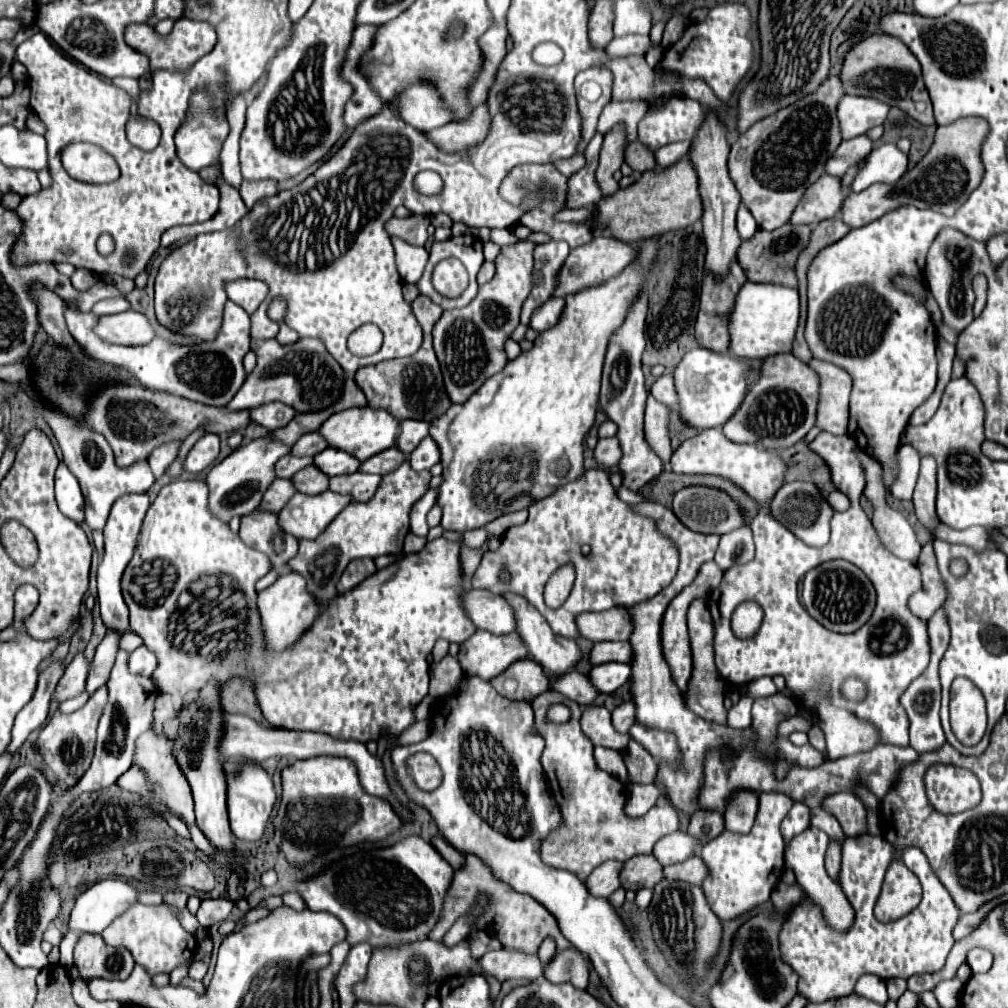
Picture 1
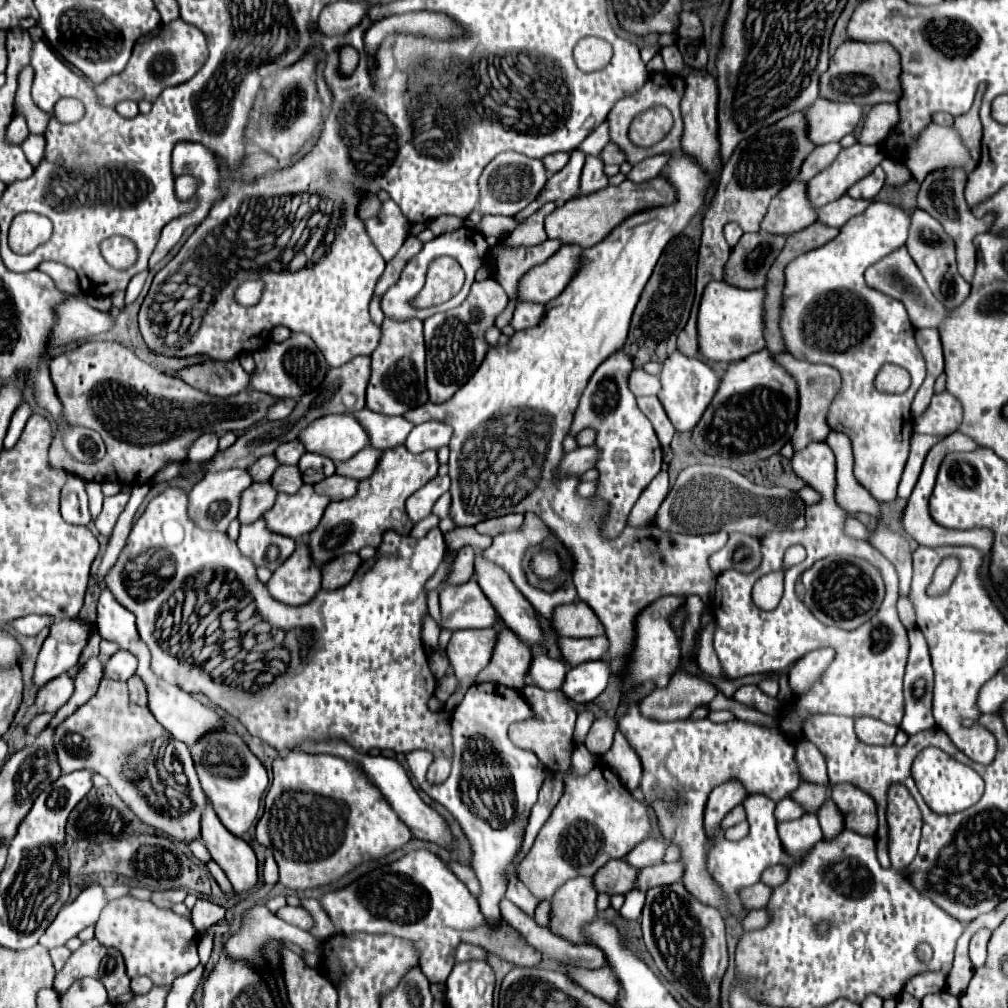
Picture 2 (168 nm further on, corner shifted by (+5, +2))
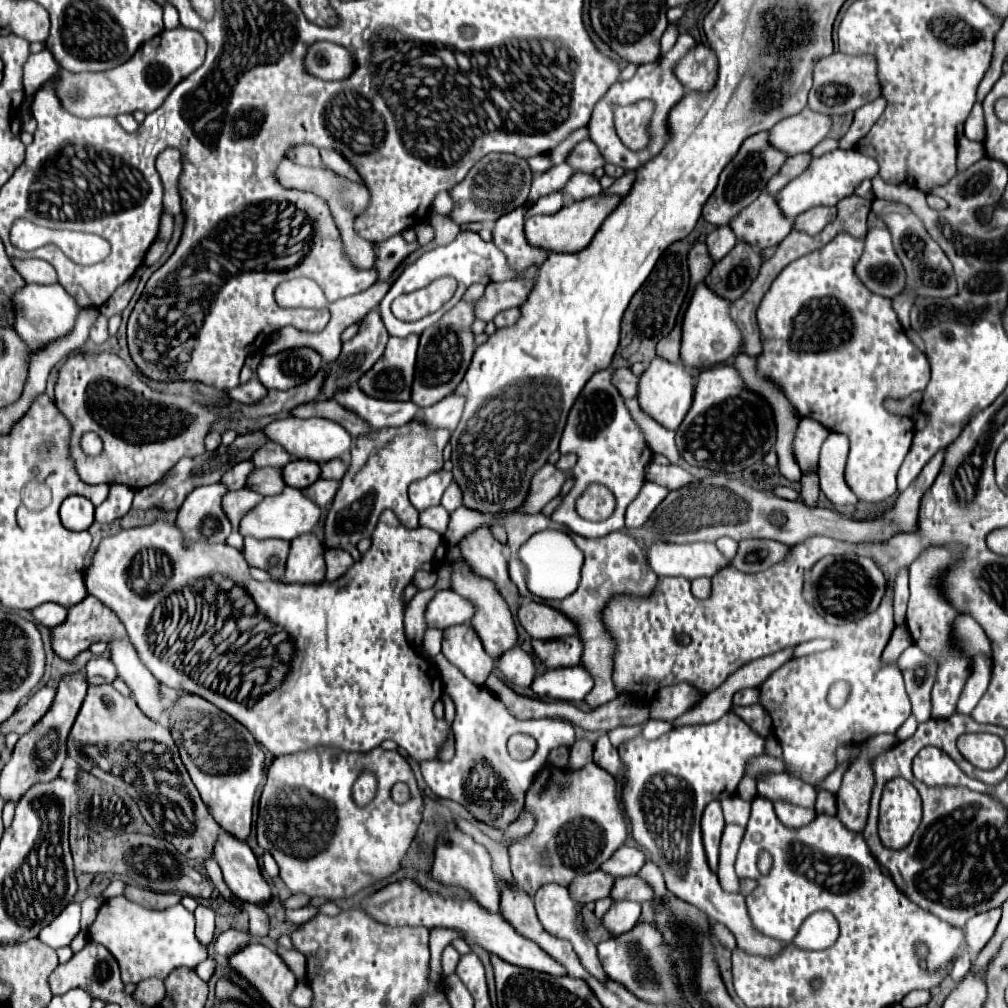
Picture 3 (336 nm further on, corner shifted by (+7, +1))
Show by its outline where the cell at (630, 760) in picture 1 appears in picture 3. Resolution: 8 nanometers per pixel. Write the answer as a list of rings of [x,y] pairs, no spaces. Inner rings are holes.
[[[603,734],[597,742],[595,742],[595,750],[593,750],[593,762],[601,768],[605,768],[609,774],[613,774],[615,778],[619,778],[623,764],[619,760],[617,750],[611,746],[607,734]]]

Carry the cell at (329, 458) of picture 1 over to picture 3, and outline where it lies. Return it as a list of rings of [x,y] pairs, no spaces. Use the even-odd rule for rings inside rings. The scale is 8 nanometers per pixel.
[[[291,460],[285,468],[283,468],[283,480],[287,486],[303,490],[309,484],[313,484],[315,480],[319,480],[319,464],[311,462],[311,460]]]

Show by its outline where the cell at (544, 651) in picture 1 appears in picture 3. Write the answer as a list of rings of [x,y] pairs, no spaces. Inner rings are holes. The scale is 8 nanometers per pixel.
[[[481,526],[459,540],[459,548],[471,570],[493,580],[497,590],[505,596],[507,590],[517,594],[517,588],[509,582],[507,558],[503,554],[503,544],[491,534],[491,526]]]

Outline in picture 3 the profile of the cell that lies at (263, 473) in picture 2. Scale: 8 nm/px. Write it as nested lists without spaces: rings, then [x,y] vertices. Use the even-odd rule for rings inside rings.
[[[245,460],[245,462],[229,468],[229,472],[225,472],[225,476],[221,476],[221,482],[225,484],[227,490],[245,488],[245,480],[247,480],[249,472],[253,472],[253,464],[251,464],[251,460]]]

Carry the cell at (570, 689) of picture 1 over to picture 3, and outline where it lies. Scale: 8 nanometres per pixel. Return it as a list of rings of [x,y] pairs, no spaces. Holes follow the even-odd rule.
[[[515,646],[509,652],[505,652],[503,656],[499,656],[497,668],[505,676],[507,682],[517,684],[517,686],[529,686],[533,682],[533,678],[537,676],[533,658],[527,652],[523,652],[519,646]]]

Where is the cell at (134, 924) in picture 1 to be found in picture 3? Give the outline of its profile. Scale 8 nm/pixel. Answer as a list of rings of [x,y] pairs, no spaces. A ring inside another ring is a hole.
[[[125,896],[109,898],[99,908],[95,922],[89,926],[89,936],[115,956],[121,970],[121,980],[125,984],[137,984],[151,976],[165,980],[165,974],[169,974],[173,968],[195,968],[207,958],[207,948],[195,938],[195,918],[183,904],[175,904],[165,910],[149,910],[127,900]]]

